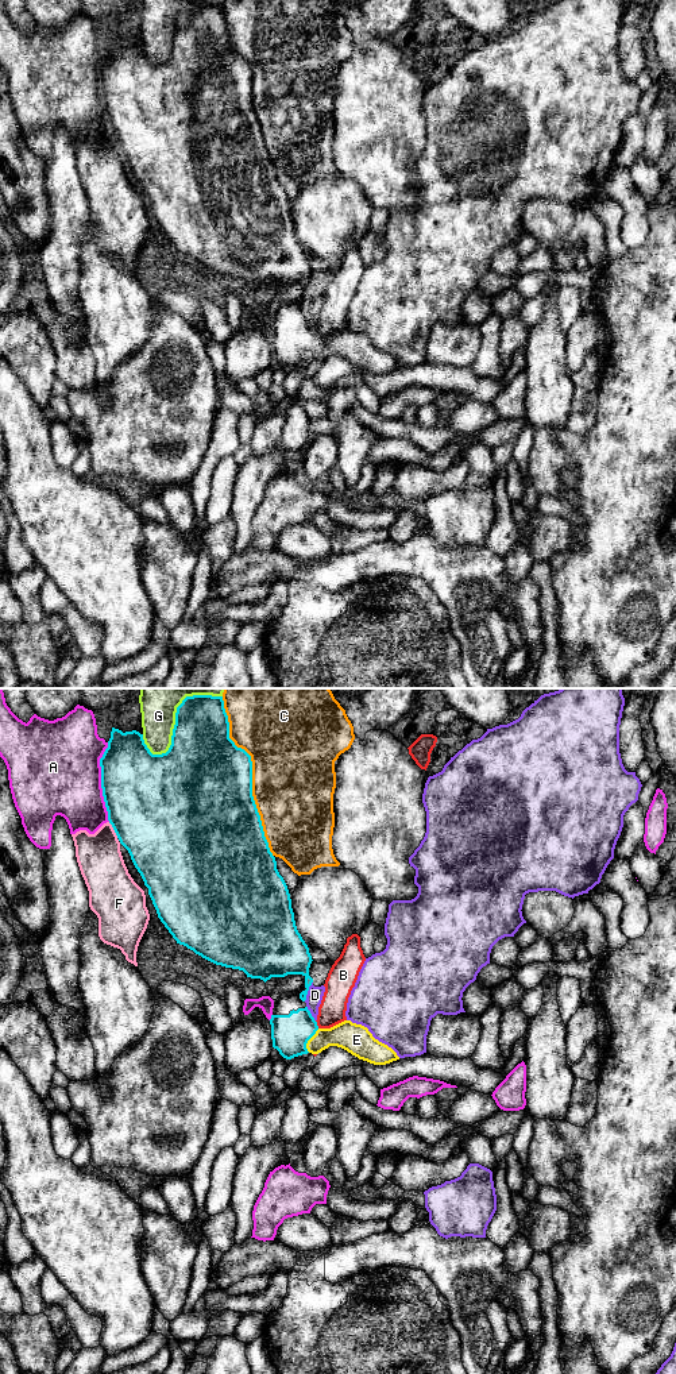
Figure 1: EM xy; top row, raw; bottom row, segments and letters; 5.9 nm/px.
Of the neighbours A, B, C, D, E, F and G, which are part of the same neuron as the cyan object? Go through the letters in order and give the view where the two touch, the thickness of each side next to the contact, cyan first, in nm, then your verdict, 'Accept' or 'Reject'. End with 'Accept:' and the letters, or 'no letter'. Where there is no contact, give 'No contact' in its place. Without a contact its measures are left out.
A: Touches cyan in xy. Thickness 460 nm (cyan) against 480 nm. Reject
B: Touches cyan in xy. Thickness 220 nm (cyan) against 160 nm. Reject
C: Touches cyan in xy. Thickness 500 nm (cyan) against 500 nm. Reject
D: Touches cyan in xy. Thickness 240 nm (cyan) against 100 nm. Reject
E: Touches cyan in xy. Thickness 220 nm (cyan) against 170 nm. Accept
F: Touches cyan in xy. Thickness 500 nm (cyan) against 260 nm. Reject
G: Touches cyan in xy. Thickness 360 nm (cyan) against 220 nm. Reject
Accept: E

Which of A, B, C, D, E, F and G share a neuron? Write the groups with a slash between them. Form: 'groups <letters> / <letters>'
groups A / B / C / D / E / F / G

